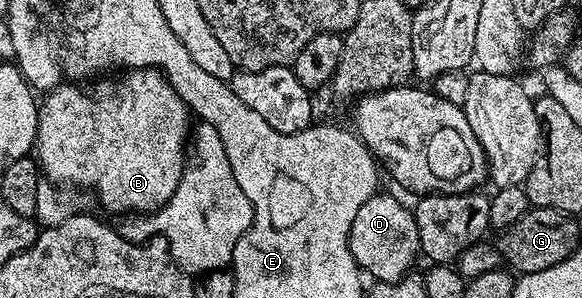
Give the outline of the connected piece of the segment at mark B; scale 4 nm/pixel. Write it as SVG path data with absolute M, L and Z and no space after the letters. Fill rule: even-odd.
M135 68L133 70L123 71L113 78L98 78L93 82L67 82L59 84L58 87L52 88L49 92L45 93L38 110L36 159L40 165L41 175L49 183L55 186L73 186L78 190L91 188L98 195L99 202L110 212L153 214L170 201L182 177L182 170L188 163L188 133L192 128L190 120L192 121L190 109L186 107L186 104L180 98L180 94L176 94L174 87L166 81L165 76L157 68Z

